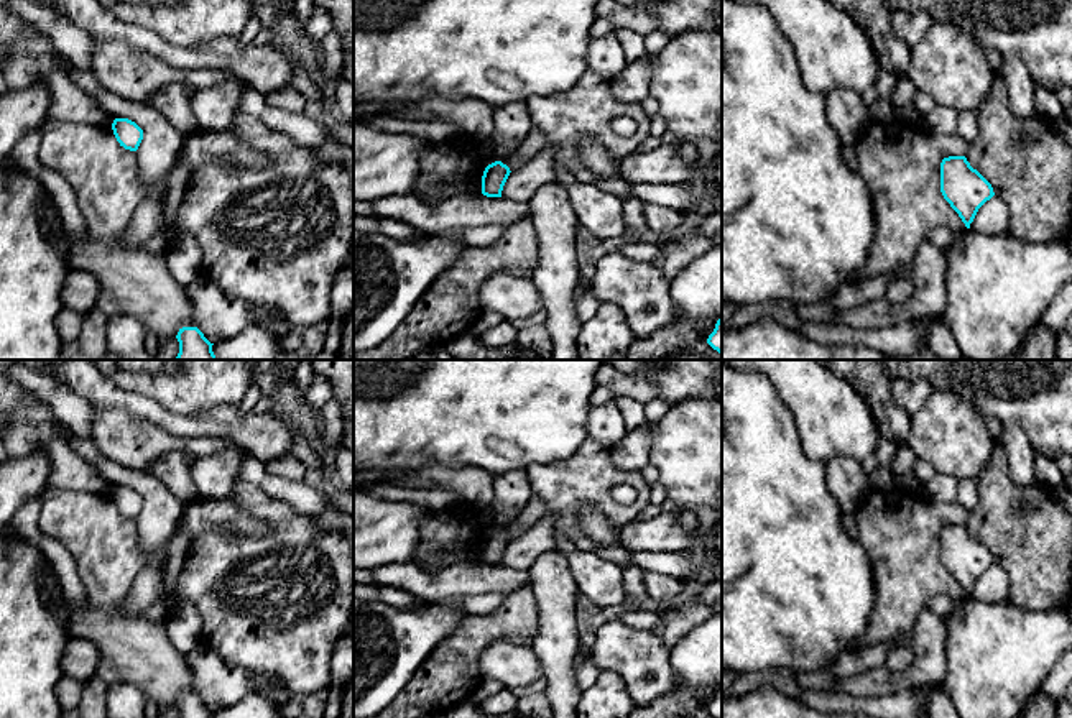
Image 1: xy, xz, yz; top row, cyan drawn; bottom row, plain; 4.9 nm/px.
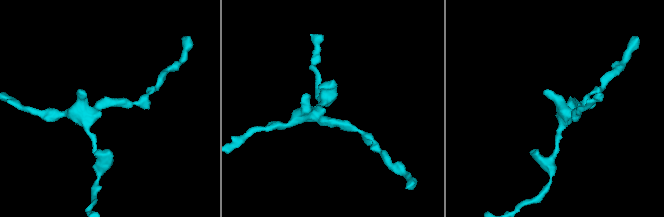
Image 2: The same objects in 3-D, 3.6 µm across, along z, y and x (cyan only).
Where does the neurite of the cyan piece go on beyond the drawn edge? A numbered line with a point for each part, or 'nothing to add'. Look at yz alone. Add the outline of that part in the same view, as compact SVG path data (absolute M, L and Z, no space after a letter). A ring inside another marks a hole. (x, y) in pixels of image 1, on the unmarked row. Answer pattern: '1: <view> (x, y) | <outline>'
nothing to add

